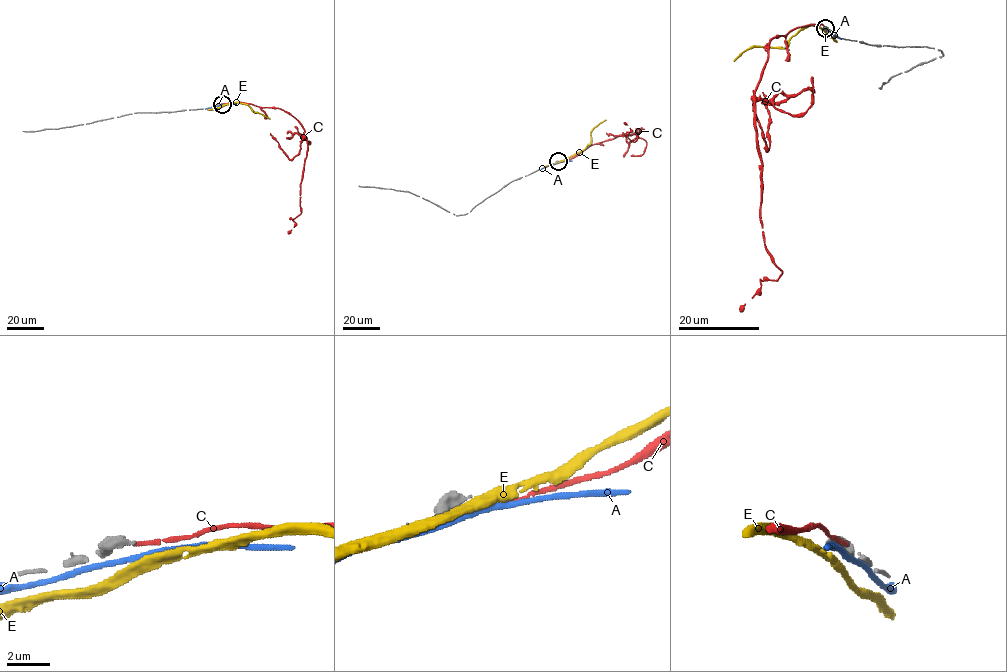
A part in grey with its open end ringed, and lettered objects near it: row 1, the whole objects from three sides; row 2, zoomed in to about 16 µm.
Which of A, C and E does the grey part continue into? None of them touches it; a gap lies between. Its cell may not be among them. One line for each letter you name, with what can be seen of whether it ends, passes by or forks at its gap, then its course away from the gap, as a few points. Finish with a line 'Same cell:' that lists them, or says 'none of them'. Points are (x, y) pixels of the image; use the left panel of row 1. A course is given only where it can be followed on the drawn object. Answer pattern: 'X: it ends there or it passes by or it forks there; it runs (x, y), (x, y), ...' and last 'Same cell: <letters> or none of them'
C: it ends there; it runs (223, 104), (279, 108), (304, 130), (307, 150), (301, 212), (290, 219), (295, 226), (288, 233)
Same cell: C

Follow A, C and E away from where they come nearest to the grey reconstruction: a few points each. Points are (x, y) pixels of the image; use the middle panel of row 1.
A: (558, 162), (541, 169)
C: (559, 162), (575, 157), (594, 144), (643, 129), (636, 132), (635, 141), (627, 136), (631, 129), (624, 122)
E: (558, 161), (589, 145), (590, 132), (606, 120)

